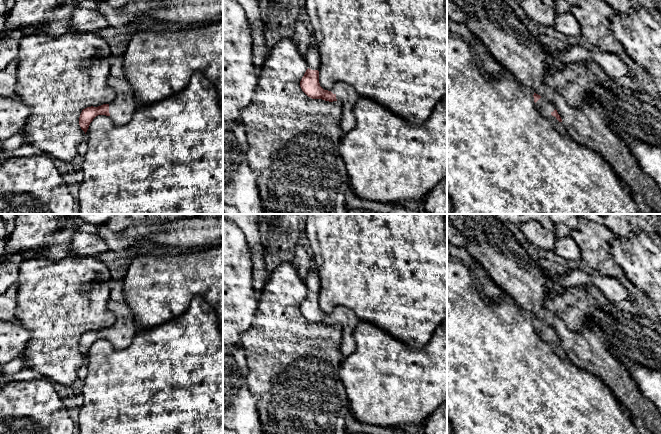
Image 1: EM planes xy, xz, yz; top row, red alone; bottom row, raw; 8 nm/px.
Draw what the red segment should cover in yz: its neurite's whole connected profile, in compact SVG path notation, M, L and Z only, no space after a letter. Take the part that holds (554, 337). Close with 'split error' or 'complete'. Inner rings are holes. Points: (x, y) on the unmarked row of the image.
M534 317L534 326L537 334L546 342L552 345L554 351L562 358L568 359L566 351L562 346L560 339L555 333L554 329L543 323L540 319Z; split error

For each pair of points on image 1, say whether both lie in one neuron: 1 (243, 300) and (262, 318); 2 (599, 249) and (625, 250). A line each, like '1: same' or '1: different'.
1: different
2: different

